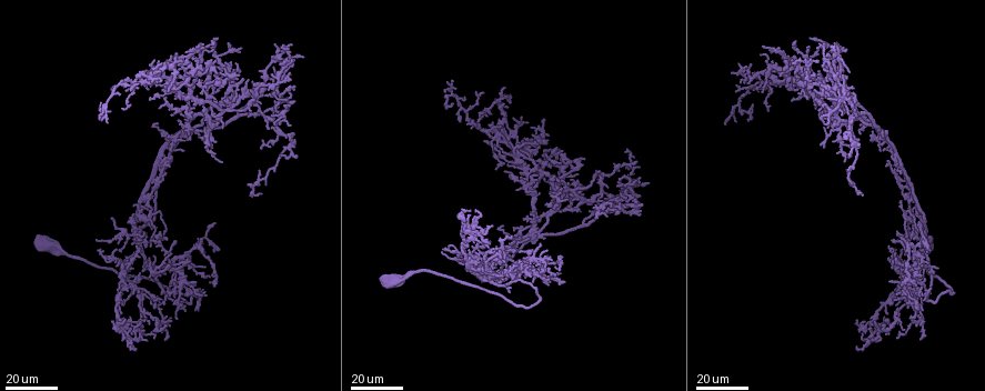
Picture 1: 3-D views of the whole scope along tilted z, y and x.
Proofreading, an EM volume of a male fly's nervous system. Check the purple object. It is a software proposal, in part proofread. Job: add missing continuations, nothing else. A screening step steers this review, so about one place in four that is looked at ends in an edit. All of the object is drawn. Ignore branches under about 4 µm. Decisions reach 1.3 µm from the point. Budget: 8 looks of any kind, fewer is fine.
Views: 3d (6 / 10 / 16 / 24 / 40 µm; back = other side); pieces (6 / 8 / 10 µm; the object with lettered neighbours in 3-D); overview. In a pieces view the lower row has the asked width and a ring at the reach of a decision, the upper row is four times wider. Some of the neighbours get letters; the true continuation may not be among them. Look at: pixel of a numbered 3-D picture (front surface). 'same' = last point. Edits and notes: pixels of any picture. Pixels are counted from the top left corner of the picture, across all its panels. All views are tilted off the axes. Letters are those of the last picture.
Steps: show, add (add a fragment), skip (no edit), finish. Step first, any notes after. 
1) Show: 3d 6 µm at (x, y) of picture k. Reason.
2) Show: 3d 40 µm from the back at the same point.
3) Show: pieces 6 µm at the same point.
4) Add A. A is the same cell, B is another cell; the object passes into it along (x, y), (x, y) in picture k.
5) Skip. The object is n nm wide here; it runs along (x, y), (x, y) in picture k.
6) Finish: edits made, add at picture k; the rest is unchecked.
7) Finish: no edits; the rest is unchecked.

Show: 3d 16 µm at (551, 192) of picture 1.

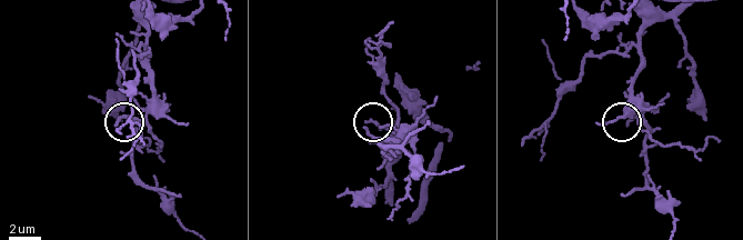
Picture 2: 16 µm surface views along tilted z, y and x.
Show: pieces 8 µm at (363, 129) of picture 2. What lies round it.

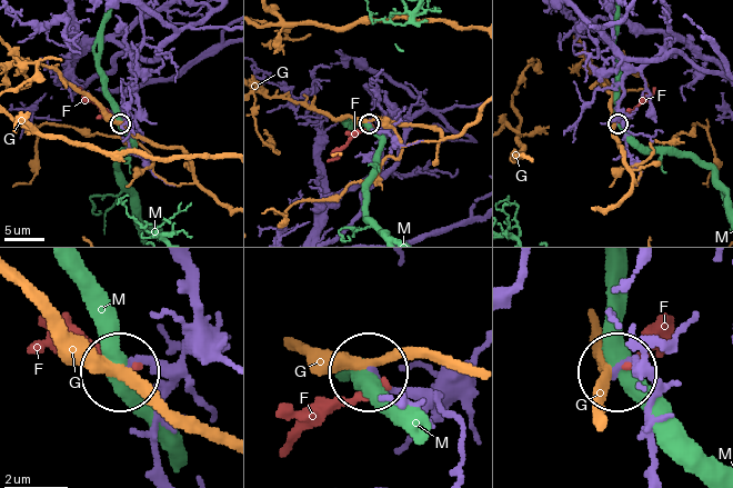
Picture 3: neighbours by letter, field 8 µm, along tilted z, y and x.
Skip. F, G and M are other cells; no lettered fragment goes on from it.

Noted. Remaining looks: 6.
Show: 3d 16 µm at (600, 172) of picture 1. Long arm stops here.

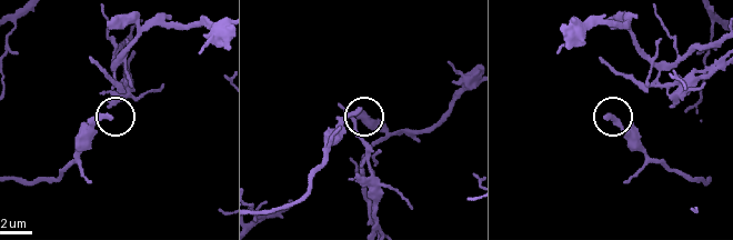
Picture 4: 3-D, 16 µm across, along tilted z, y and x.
Show: 3d 10 µm at (108, 116) of picture 4.

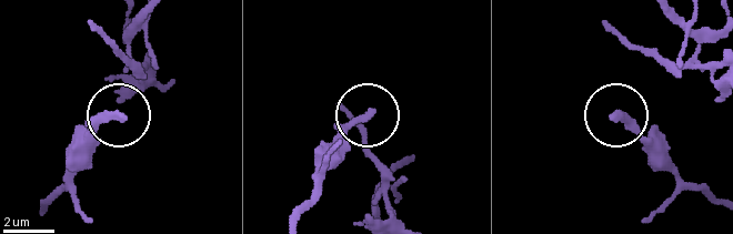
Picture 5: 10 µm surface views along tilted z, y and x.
Show: pieces 8 µm at (615, 117) of picture 5.

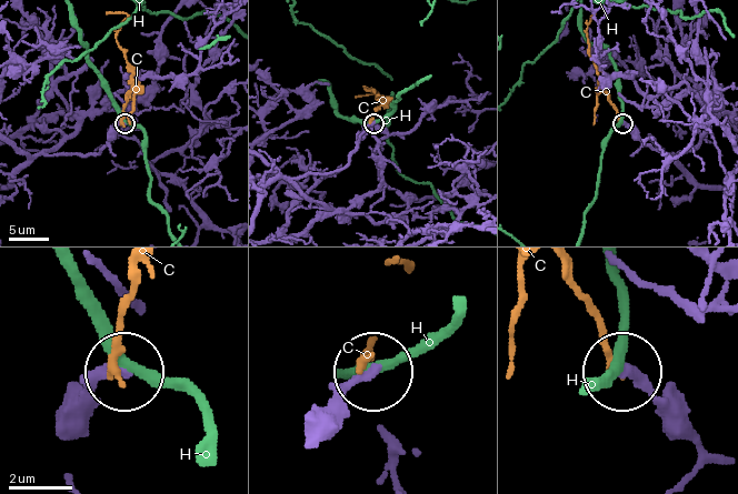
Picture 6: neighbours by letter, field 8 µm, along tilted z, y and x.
Skip. C and H are other cells; it runs along (672, 421), (625, 372) in picture 6; no lettered fragment goes on from it.

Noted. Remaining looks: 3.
Show: 3d 16 µm at (248, 82) of picture 1. An open end.

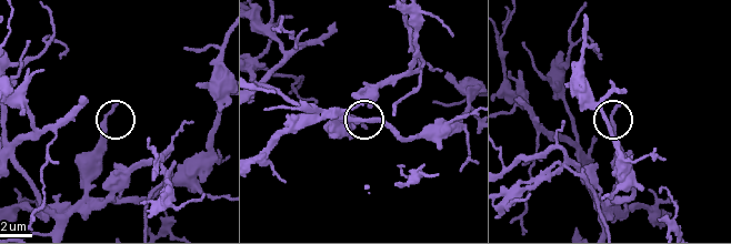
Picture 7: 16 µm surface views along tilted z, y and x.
Show: pieces 10 µm at (114, 106) of picture 7.

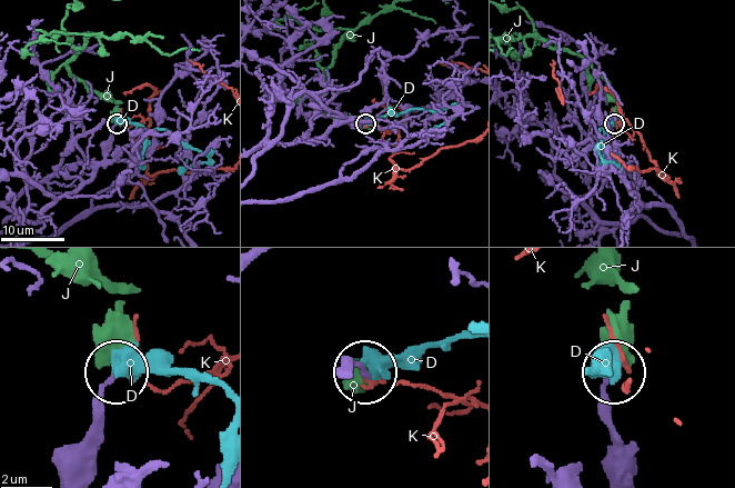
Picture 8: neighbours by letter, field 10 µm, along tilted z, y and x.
Skip. D, J and K are other cells; it runs along (76, 478), (78, 447), (111, 372) in picture 8; none of them fits.

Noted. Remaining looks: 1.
Finish: no edits; the rest is unchecked.

